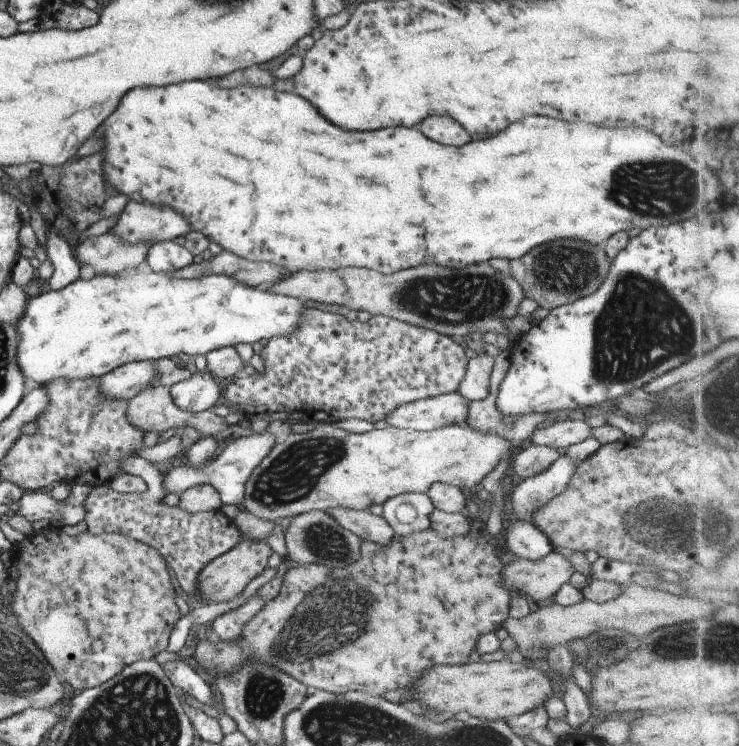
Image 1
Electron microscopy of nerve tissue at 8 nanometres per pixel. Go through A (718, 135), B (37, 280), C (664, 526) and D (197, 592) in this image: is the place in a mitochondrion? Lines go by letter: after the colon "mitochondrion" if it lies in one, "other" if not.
A: other
B: other
C: mitochondrion
D: other

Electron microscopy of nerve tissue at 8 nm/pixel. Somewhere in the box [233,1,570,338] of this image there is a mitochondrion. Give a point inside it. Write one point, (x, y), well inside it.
(470, 299)

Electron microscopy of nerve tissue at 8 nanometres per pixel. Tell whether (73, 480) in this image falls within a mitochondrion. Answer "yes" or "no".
no

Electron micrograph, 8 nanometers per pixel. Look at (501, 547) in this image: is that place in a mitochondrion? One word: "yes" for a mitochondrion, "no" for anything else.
no

